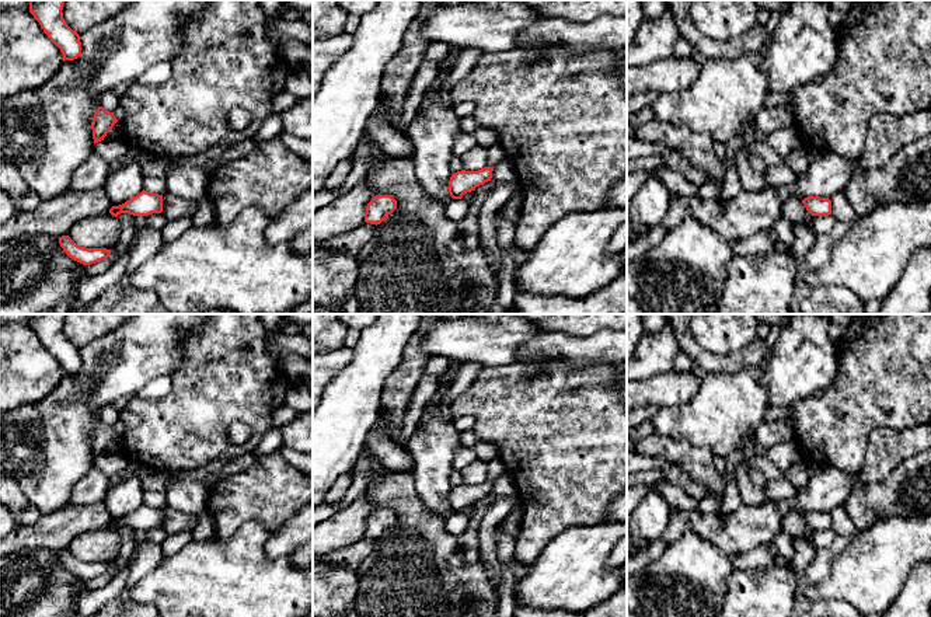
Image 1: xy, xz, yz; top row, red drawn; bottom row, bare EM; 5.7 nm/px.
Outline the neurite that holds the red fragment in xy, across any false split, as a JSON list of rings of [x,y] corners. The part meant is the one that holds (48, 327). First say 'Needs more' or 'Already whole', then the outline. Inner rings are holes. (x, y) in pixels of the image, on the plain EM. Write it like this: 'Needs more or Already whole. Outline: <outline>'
Already whole. Outline: [[[29,314],[29,327],[39,337],[48,352],[60,363],[64,374],[74,374],[81,369],[80,349],[63,332],[66,314]]]

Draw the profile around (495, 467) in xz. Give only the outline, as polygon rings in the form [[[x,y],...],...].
[[[496,457],[496,459],[488,461],[487,473],[488,473],[487,481],[495,481],[501,475],[506,474],[506,467],[501,461],[501,459]]]

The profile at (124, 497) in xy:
[[[130,474],[109,485],[104,505],[112,520],[119,520],[143,505],[143,480],[139,474]]]

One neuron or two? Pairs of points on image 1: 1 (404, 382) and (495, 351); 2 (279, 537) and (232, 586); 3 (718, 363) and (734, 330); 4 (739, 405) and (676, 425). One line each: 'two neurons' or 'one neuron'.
1: two neurons
2: two neurons
3: two neurons
4: one neuron

